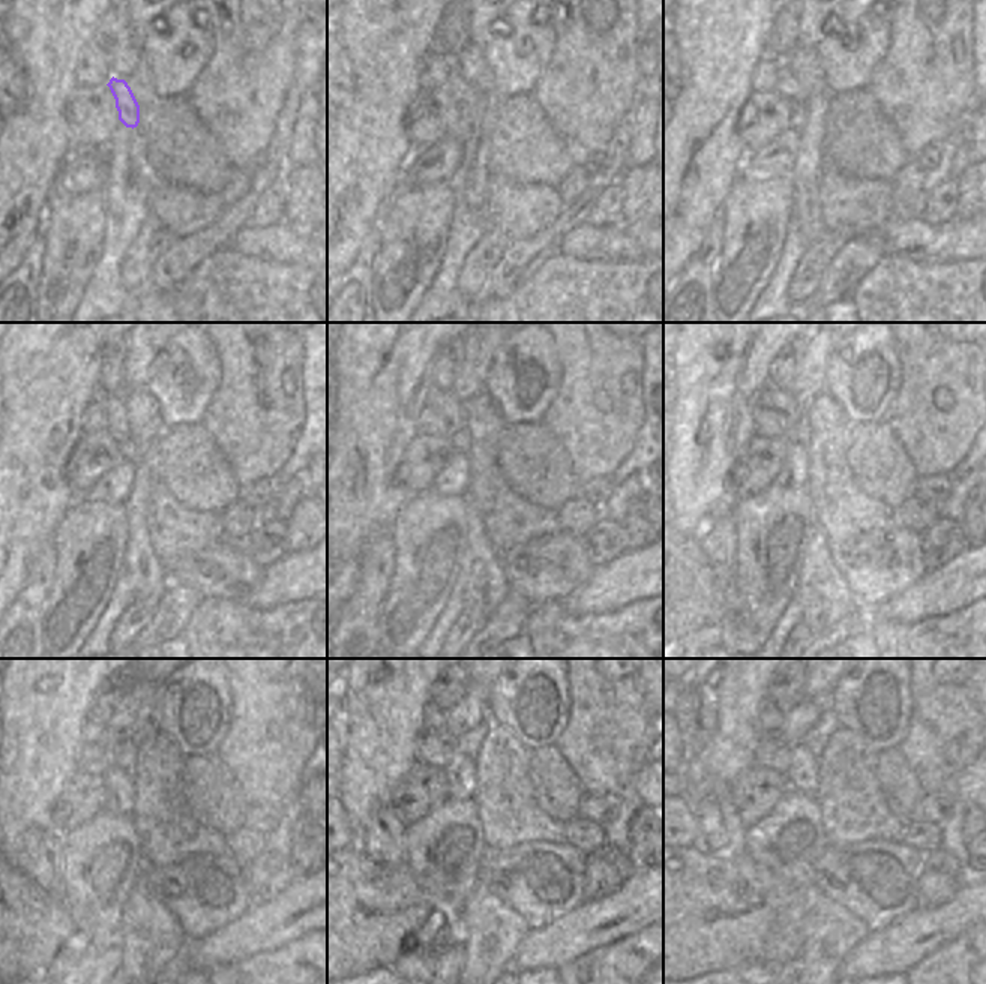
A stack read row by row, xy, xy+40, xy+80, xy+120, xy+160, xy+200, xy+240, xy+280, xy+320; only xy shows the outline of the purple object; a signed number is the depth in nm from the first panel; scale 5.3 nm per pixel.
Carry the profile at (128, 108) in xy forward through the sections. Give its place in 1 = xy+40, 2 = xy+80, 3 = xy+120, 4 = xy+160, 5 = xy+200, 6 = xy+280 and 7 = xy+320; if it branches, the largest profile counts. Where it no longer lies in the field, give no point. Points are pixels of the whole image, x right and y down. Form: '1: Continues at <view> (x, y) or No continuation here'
1: Continues at xy+40 (468, 101)
2: Continues at xy+80 (787, 86)
3: Continues at xy+120 (117, 425)
4: Continues at xy+160 (444, 404)
5: Continues at xy+200 (779, 401)
6: Continues at xy+280 (434, 717)
7: Continues at xy+320 (769, 716).

